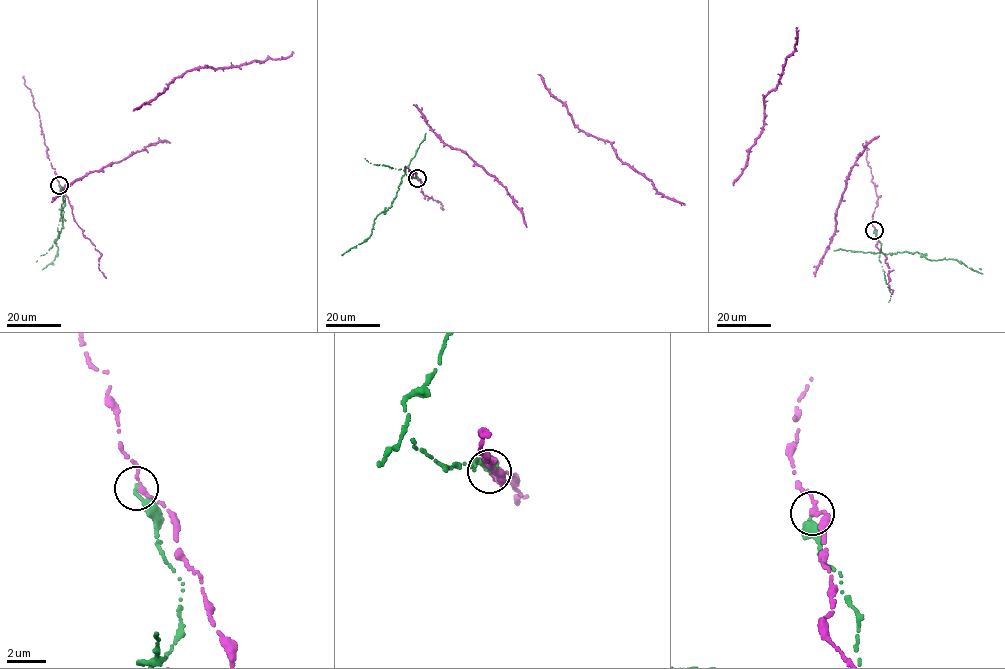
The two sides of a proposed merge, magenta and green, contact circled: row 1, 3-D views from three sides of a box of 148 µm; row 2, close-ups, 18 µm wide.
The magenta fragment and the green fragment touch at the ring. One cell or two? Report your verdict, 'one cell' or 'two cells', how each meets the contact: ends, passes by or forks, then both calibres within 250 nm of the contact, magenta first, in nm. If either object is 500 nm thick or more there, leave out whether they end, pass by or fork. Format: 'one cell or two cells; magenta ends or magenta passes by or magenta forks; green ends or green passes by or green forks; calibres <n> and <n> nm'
two cells; magenta passes by; green ends; calibres 240 and 200 nm

